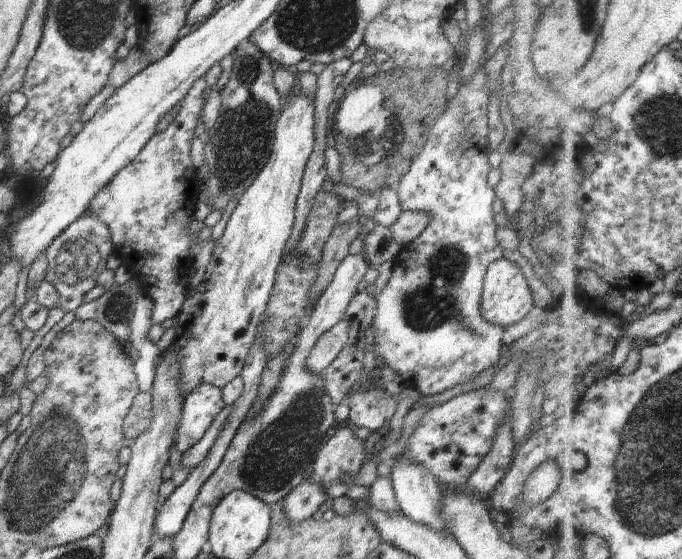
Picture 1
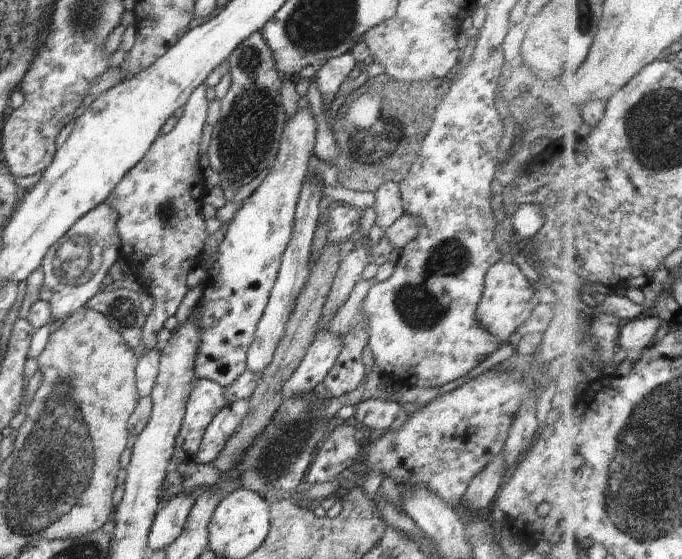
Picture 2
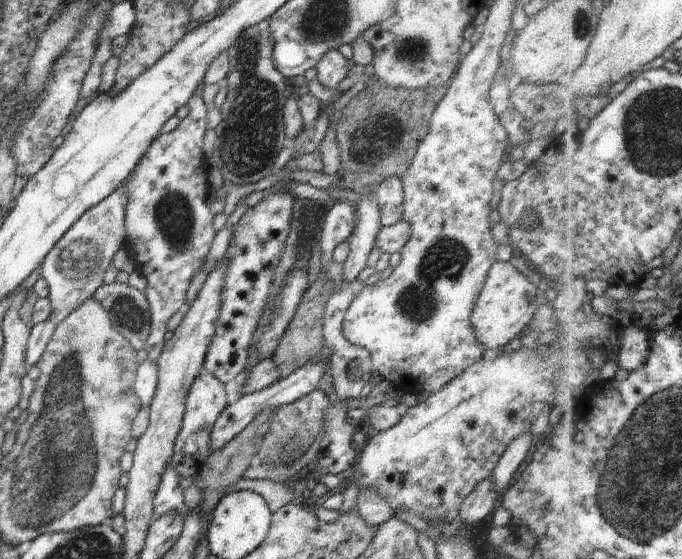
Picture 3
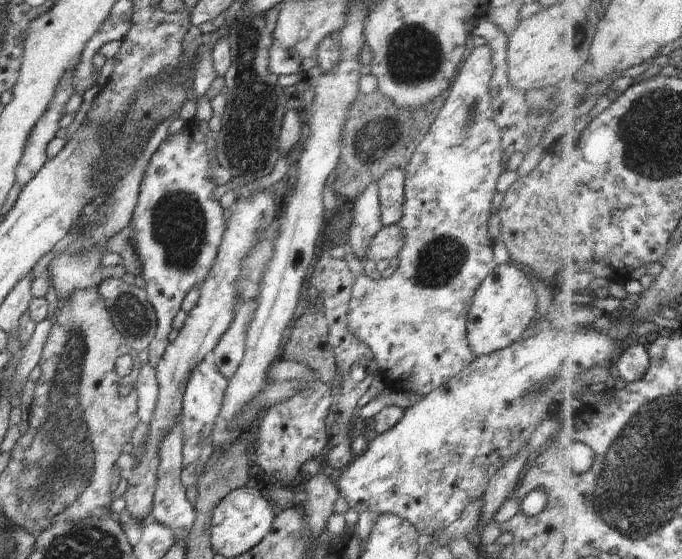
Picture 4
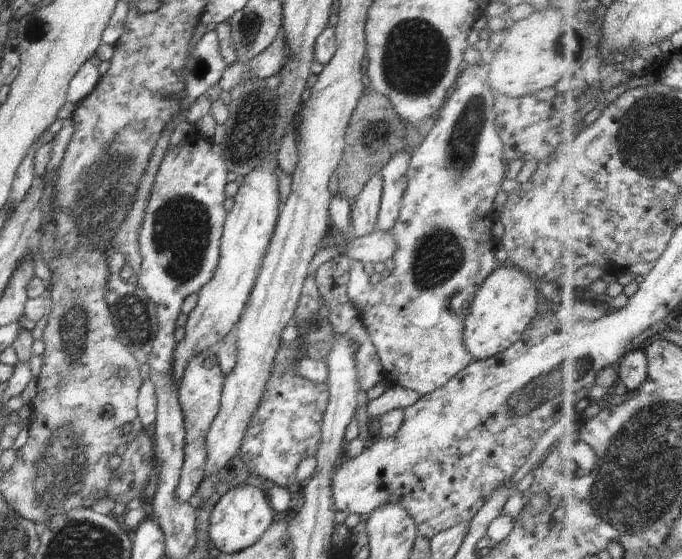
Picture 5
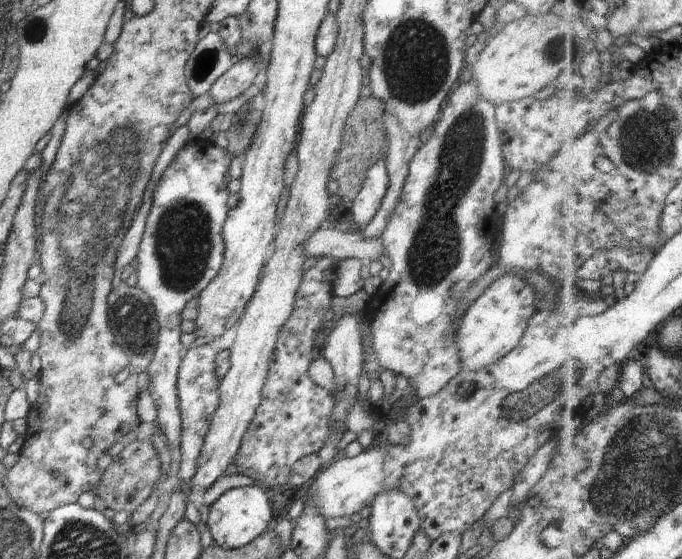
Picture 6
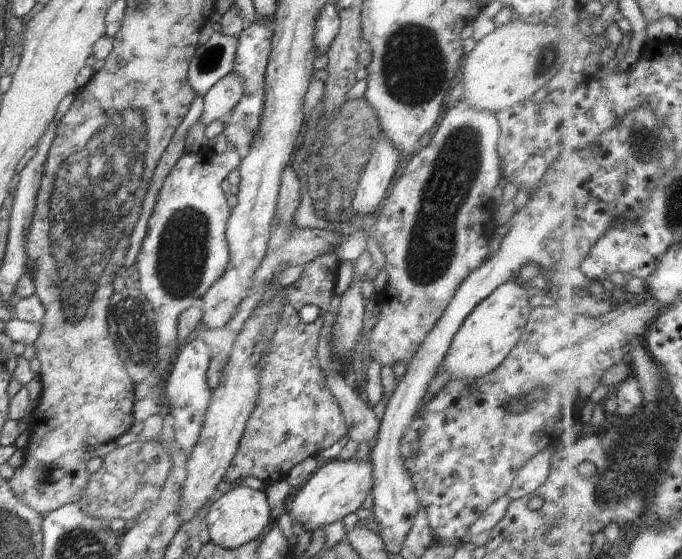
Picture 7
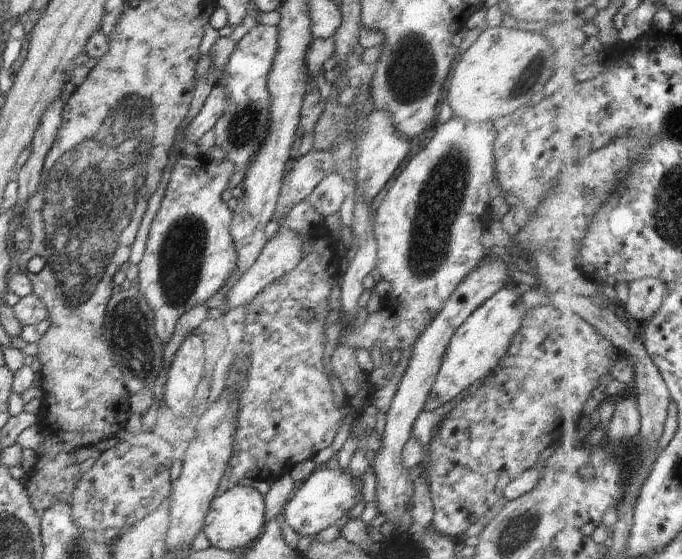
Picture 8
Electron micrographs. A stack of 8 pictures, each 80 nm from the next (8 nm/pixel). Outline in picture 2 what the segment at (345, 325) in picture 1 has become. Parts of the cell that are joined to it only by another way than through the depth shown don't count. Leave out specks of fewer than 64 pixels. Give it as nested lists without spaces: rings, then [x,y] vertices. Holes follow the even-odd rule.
[[[320,332],[307,348],[299,367],[284,385],[284,401],[294,395],[320,389],[323,378],[329,373],[342,347],[343,340],[340,333]]]

